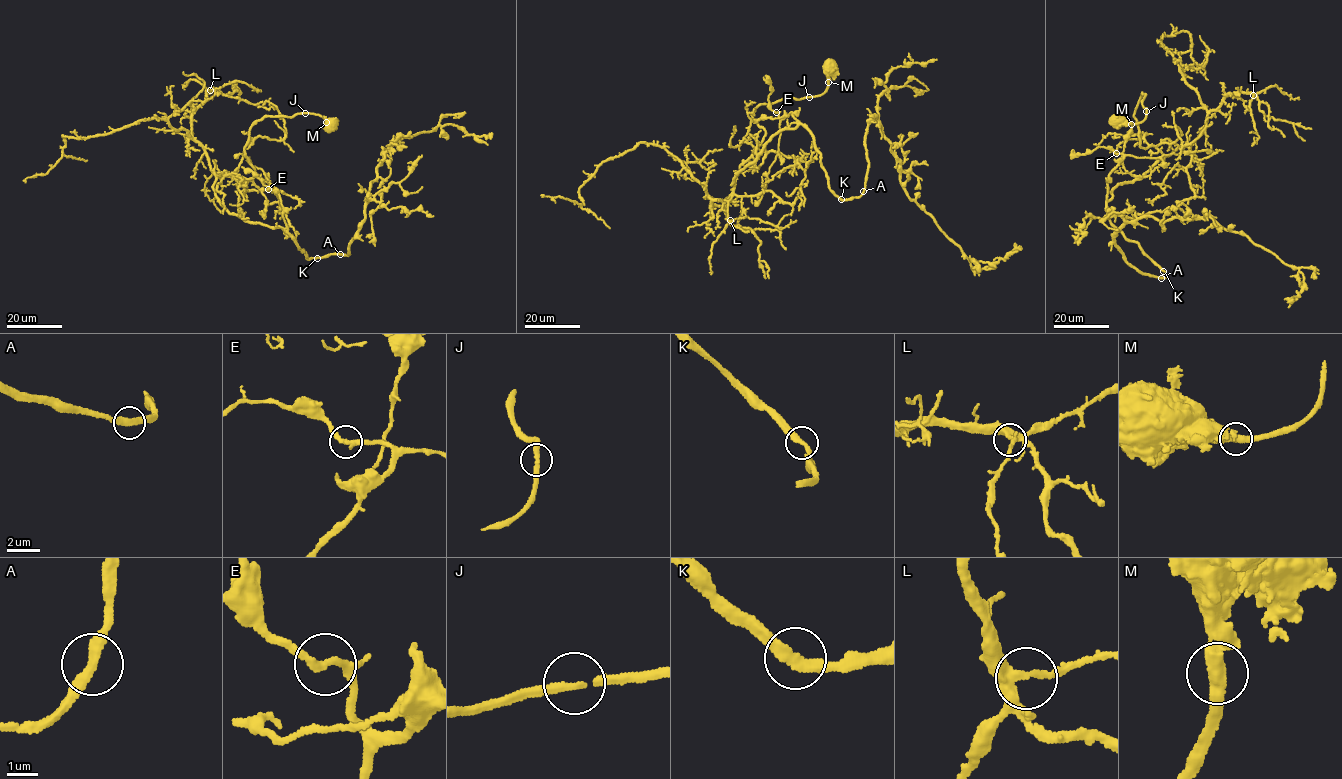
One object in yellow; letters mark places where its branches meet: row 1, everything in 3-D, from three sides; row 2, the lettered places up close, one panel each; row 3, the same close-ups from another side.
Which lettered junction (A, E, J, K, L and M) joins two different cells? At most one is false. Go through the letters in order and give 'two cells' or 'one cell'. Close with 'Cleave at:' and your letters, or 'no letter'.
A: one cell
E: one cell
J: one cell
K: one cell
L: one cell
M: one cell
Cleave at: no letter

